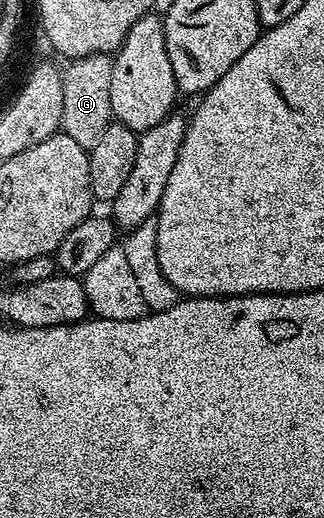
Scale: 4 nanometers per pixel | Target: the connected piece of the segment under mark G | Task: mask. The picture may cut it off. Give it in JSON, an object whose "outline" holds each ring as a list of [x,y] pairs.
{"outline":[[[92,54],[82,58],[74,58],[68,63],[69,67],[61,70],[63,80],[63,116],[61,130],[75,144],[86,151],[99,141],[99,136],[107,132],[109,123],[114,121],[111,112],[111,72],[113,58],[108,54]]]}

